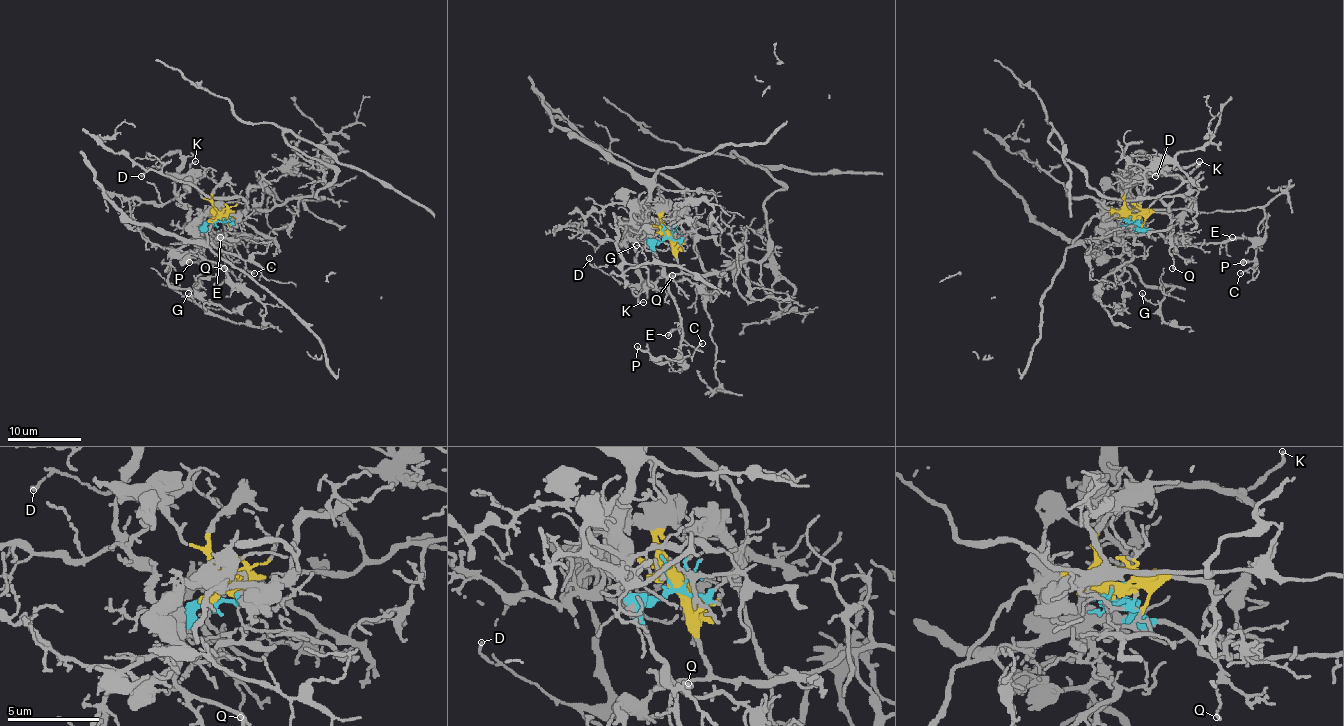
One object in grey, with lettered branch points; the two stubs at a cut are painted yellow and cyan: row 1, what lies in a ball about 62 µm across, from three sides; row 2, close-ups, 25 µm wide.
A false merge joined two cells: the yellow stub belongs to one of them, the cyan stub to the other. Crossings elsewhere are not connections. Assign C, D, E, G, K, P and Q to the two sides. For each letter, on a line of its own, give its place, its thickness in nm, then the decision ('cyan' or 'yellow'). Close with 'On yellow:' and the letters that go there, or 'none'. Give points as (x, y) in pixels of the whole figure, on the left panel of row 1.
C: at (254, 273); 100 nm thick; cyan
D: at (141, 176); 150 nm thick; yellow
E: at (220, 237); 140 nm thick; cyan
G: at (188, 293); 90 nm thick; cyan
K: at (195, 161); 130 nm thick; yellow
P: at (189, 262); 130 nm thick; cyan
Q: at (224, 268); 150 nm thick; cyan
On yellow: D, K

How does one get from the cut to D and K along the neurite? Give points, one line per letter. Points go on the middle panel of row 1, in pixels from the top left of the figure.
D: (665, 236), (656, 227), (632, 234), (638, 284), (619, 284), (590, 264), (590, 258)
K: (665, 236), (656, 227), (641, 228), (632, 234), (640, 282), (630, 288), (638, 293), (638, 300), (643, 302)

